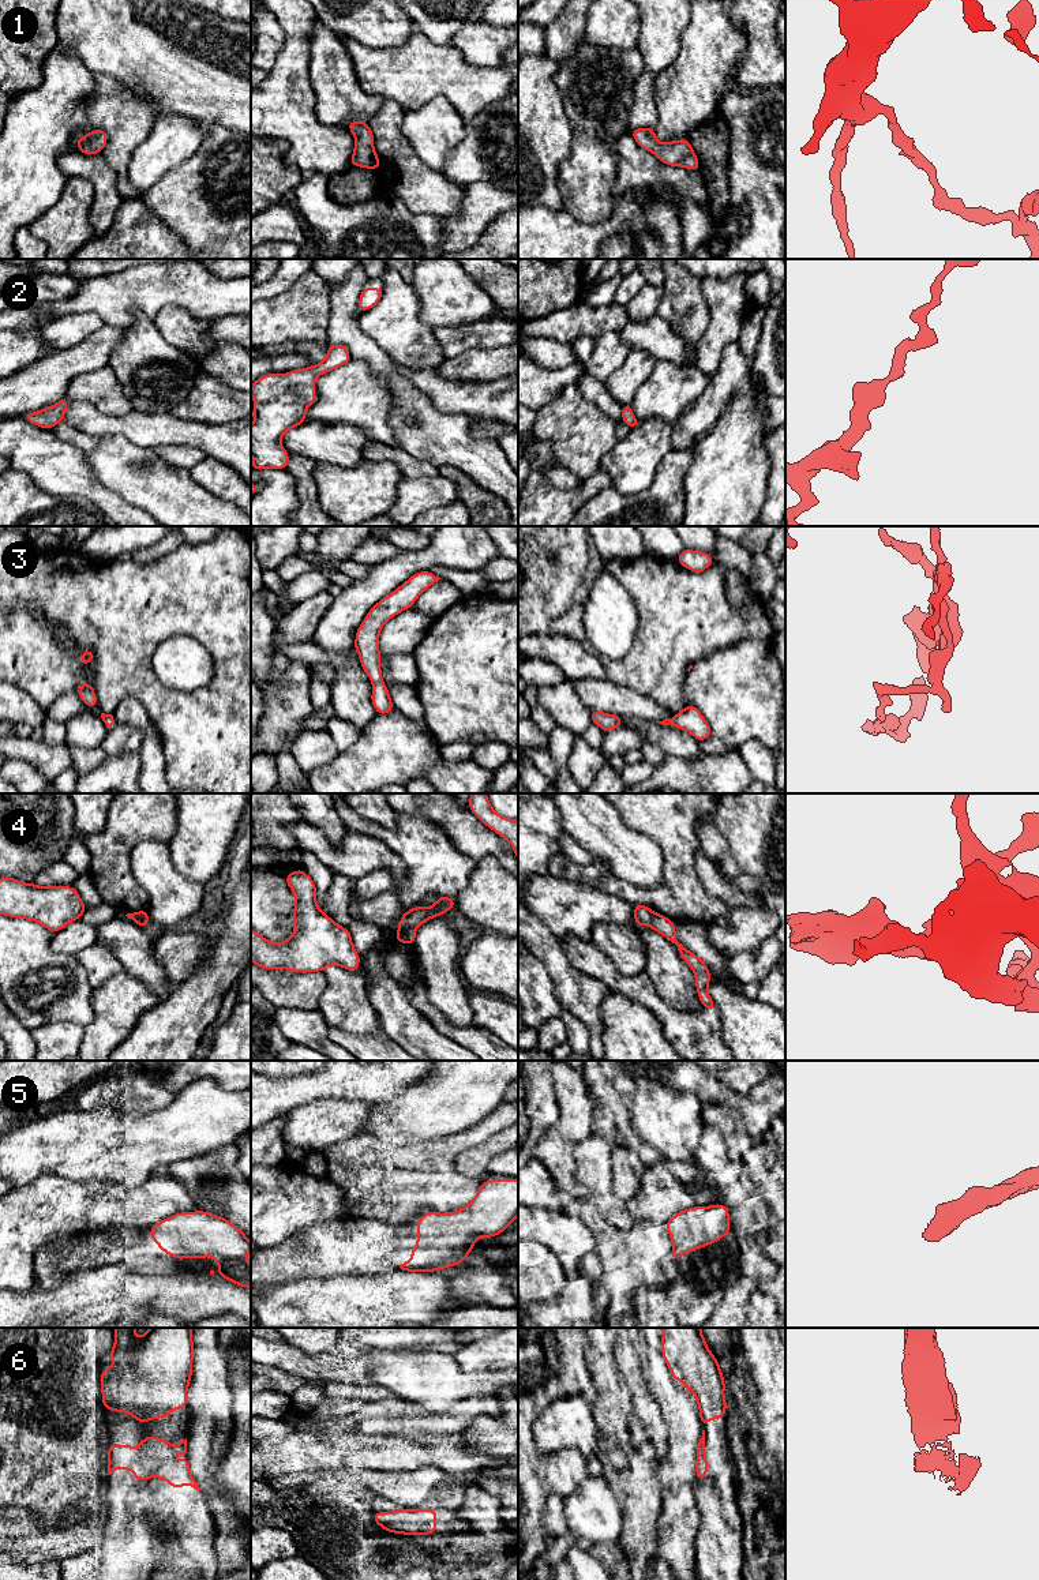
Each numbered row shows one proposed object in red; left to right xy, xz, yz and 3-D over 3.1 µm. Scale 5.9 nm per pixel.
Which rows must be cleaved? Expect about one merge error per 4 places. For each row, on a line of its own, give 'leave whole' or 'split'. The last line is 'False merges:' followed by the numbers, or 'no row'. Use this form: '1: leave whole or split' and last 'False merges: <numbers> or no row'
1: leave whole
2: leave whole
3: leave whole
4: split
5: leave whole
6: leave whole
False merges: 4

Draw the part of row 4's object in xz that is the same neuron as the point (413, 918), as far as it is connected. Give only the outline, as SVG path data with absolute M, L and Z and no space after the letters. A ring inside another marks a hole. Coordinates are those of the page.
M439 896L438 901L431 907L427 908L415 907L404 912L402 917L398 922L398 931L410 927L416 928L432 917L442 916L454 907L455 907L454 898Z

